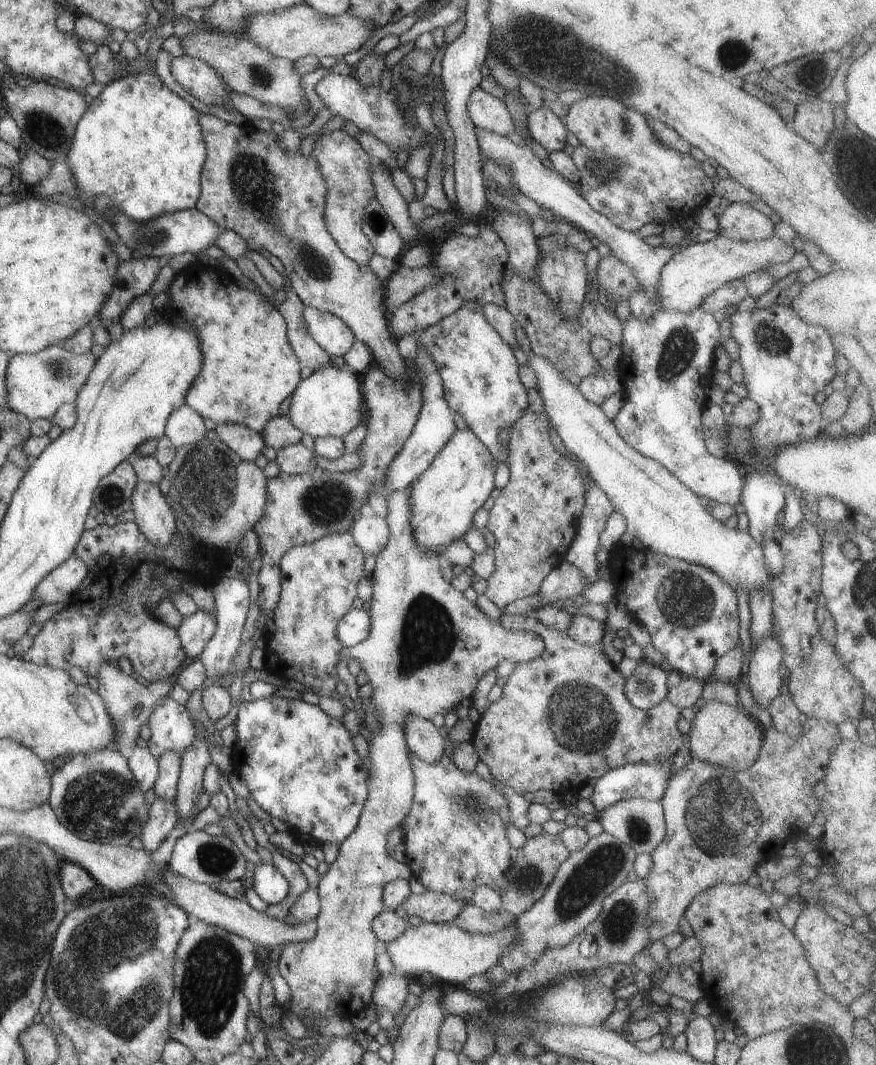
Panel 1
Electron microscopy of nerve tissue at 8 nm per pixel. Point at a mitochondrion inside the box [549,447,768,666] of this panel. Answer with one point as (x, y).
(685, 600)

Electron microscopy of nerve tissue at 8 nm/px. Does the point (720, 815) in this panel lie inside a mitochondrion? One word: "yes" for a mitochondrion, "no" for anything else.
yes

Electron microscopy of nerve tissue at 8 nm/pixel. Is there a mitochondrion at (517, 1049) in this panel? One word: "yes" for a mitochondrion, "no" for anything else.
no

